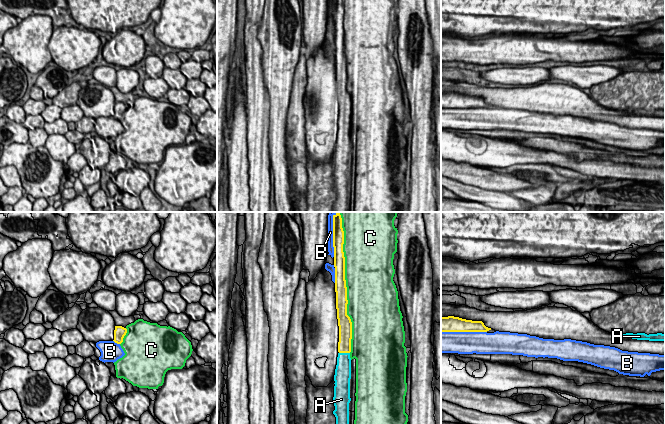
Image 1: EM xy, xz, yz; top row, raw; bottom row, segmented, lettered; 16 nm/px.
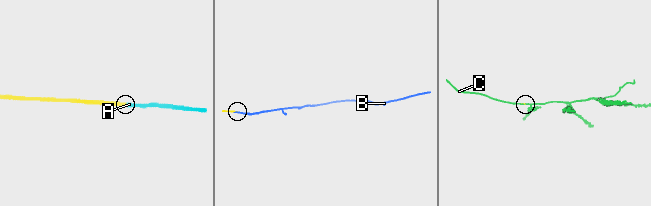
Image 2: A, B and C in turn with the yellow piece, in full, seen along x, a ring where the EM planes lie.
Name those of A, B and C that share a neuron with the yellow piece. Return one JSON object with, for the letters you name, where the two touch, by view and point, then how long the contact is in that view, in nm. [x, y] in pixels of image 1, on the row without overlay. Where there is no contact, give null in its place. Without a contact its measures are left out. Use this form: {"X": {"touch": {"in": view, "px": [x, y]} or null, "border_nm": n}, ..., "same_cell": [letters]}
{"A": {"touch": {"in": "xz", "px": [344, 128]}, "border_nm": 180}, "same_cell": ["A"]}

